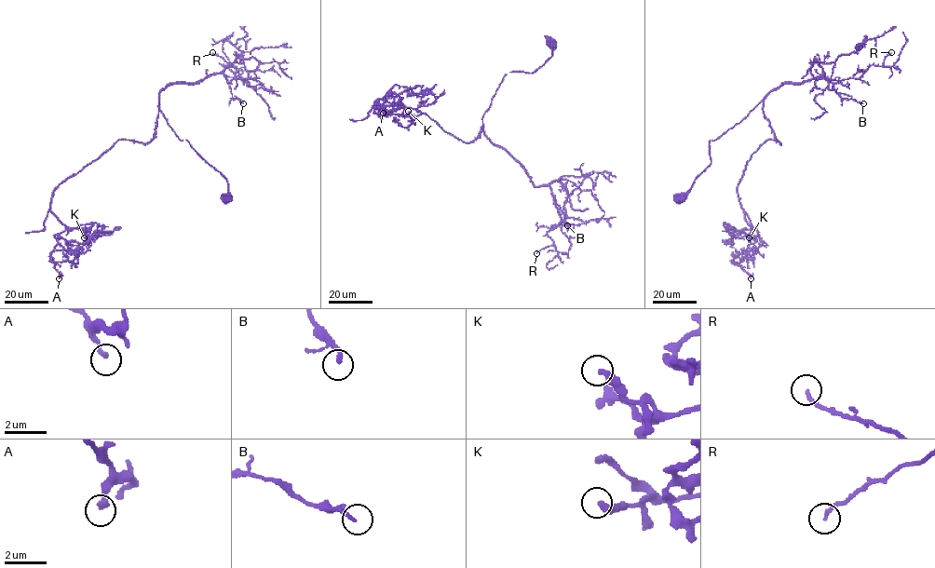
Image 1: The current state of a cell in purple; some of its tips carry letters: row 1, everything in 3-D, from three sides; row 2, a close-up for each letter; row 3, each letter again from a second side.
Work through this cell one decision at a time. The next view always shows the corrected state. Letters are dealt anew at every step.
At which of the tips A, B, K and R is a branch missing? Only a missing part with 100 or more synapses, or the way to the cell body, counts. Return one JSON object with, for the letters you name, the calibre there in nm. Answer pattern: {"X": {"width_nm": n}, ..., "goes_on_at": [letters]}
{"goes_on_at": []}

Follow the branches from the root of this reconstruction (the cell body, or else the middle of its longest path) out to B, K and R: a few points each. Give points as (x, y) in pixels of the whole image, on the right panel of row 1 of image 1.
B: (682, 198), (711, 163), (710, 141), (740, 122), (782, 83), (801, 83), (823, 74), (843, 100), (863, 103)
K: (682, 198), (711, 163), (710, 141), (763, 101), (780, 143), (752, 155), (737, 188), (757, 231), (749, 237)
R: (682, 198), (711, 163), (710, 141), (740, 122), (771, 91), (822, 74), (833, 83), (859, 78), (891, 52)

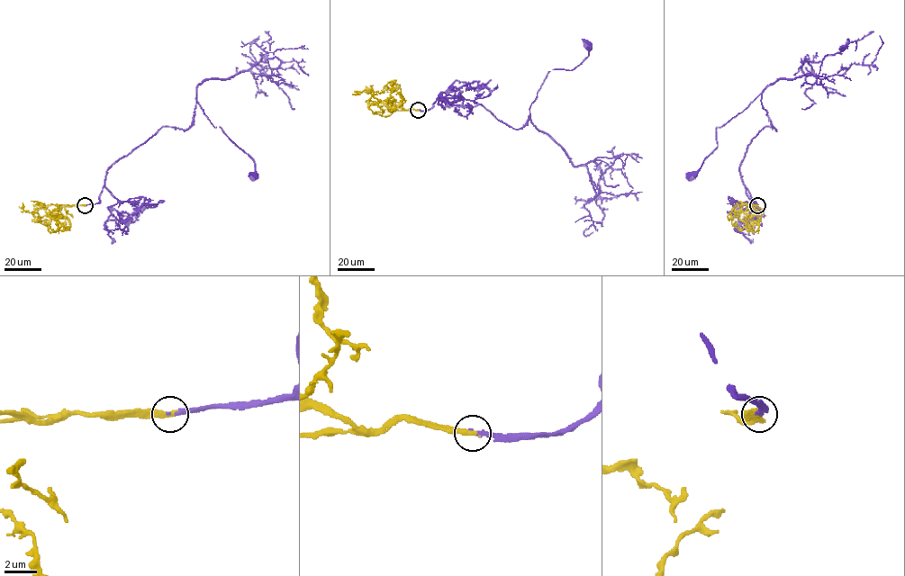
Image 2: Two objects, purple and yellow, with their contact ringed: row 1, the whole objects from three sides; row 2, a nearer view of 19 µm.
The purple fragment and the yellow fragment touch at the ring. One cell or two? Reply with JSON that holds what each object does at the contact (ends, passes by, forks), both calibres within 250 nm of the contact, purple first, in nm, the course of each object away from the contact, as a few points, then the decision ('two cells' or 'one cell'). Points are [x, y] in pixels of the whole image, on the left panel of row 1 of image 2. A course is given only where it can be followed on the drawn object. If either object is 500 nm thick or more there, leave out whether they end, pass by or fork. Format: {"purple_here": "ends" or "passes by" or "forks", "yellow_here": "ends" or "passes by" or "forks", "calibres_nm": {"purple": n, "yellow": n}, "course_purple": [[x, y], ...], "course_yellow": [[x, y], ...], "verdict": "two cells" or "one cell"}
{"purple_here": "ends", "yellow_here": "ends", "calibres_nm": {"purple": 220, "yellow": 360}, "course_purple": [[85, 205], [100, 201], [107, 170], [162, 127], [187, 129], [196, 94], [213, 127], [254, 161], [253, 176]], "course_yellow": [[85, 205], [64, 205], [37, 221], [34, 220], [40, 219], [37, 213], [18, 207]], "verdict": "one cell"}

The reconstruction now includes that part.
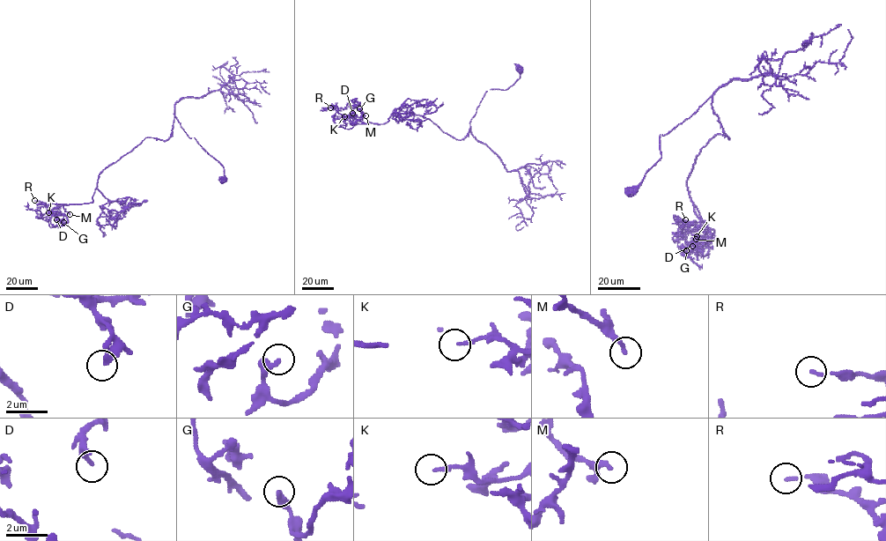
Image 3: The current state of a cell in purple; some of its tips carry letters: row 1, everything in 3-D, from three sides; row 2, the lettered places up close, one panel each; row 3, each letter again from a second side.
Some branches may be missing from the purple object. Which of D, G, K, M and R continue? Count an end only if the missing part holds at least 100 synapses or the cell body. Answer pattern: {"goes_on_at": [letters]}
{"goes_on_at": []}

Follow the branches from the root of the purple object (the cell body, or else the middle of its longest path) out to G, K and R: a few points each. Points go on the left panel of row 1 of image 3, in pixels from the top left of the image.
G: (223, 180), (174, 110), (171, 136), (146, 137), (107, 166), (91, 203), (57, 205), (63, 222)
K: (223, 180), (223, 166), (188, 137), (174, 110), (171, 136), (146, 137), (107, 166), (91, 203), (48, 212)
R: (223, 180), (223, 166), (188, 137), (174, 110), (171, 136), (146, 137), (107, 166), (91, 203), (34, 200)

